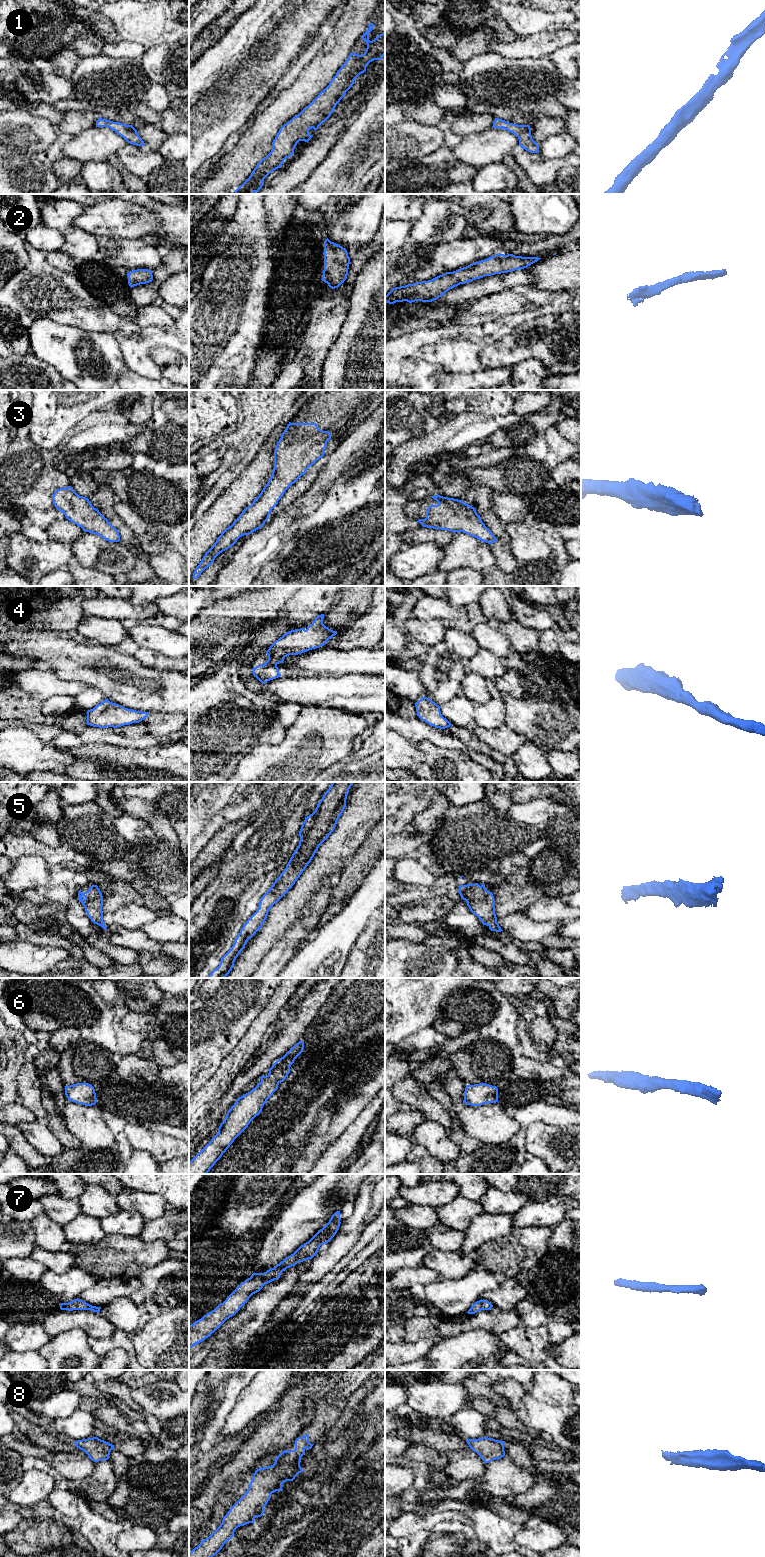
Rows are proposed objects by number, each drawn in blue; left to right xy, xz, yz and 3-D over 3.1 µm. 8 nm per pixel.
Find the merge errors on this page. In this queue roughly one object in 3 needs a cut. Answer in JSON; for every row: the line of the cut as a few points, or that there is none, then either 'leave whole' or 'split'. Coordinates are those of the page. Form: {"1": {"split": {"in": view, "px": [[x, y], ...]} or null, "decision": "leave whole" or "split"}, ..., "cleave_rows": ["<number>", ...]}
{"1": {"split": null, "decision": "leave whole"}, "2": {"split": null, "decision": "leave whole"}, "3": {"split": null, "decision": "leave whole"}, "4": {"split": null, "decision": "leave whole"}, "5": {"split": null, "decision": "leave whole"}, "6": {"split": null, "decision": "leave whole"}, "7": {"split": null, "decision": "leave whole"}, "8": {"split": null, "decision": "leave whole"}, "cleave_rows": []}

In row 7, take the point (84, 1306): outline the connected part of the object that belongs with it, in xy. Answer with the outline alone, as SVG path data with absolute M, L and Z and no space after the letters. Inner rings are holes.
M74 1299L71 1302L68 1302L68 1303L61 1303L60 1309L61 1310L68 1310L68 1311L91 1310L91 1311L99 1313L101 1307L92 1306L92 1305L90 1305L90 1304L86 1303L85 1301L80 1300L80 1299Z

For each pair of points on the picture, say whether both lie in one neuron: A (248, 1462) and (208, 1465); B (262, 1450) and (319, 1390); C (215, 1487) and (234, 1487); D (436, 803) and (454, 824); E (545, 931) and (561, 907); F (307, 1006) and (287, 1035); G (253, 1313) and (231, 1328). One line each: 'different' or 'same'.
A: different
B: same
C: different
D: different
E: different
F: same
G: same

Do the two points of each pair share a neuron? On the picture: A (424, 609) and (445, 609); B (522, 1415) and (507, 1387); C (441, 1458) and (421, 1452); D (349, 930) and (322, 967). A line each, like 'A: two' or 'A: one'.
A: one
B: one
C: one
D: one

